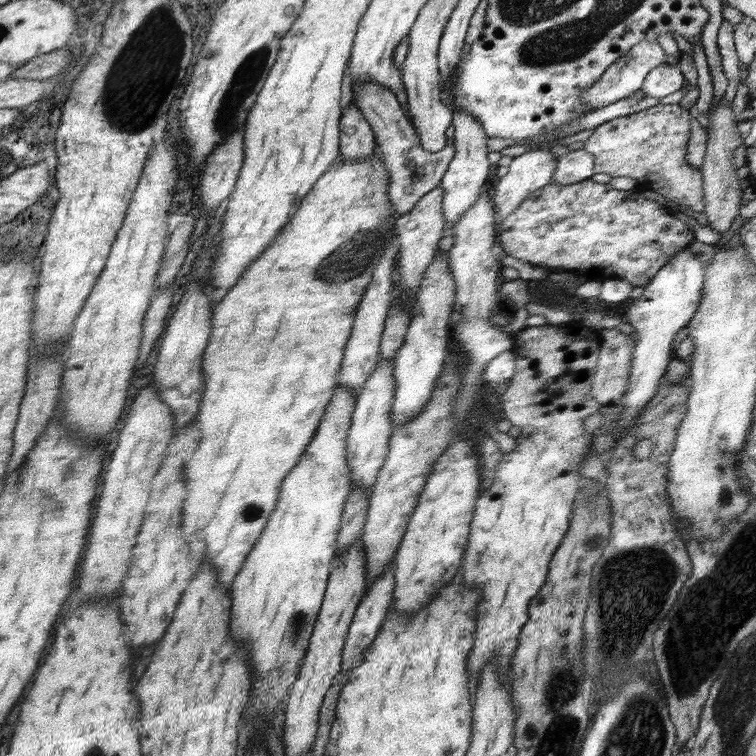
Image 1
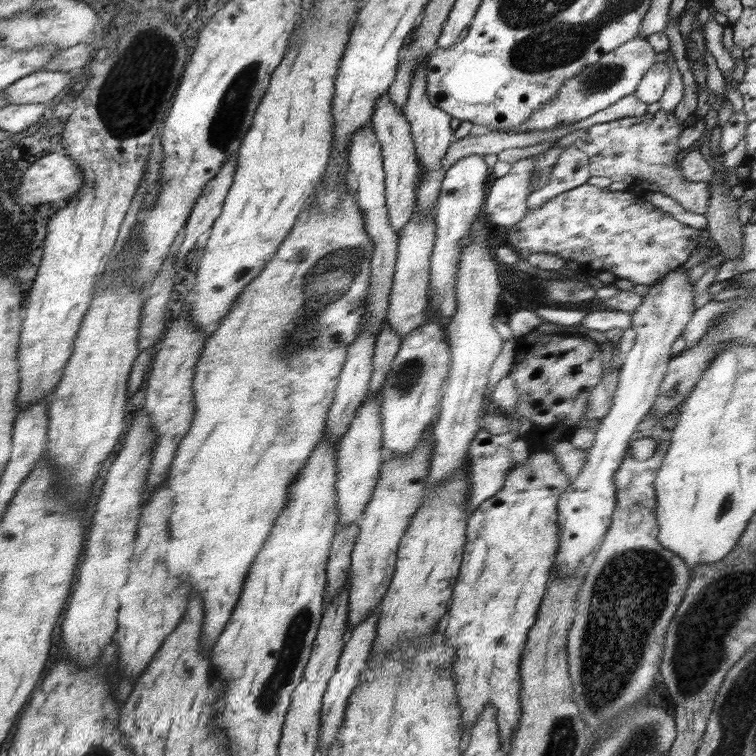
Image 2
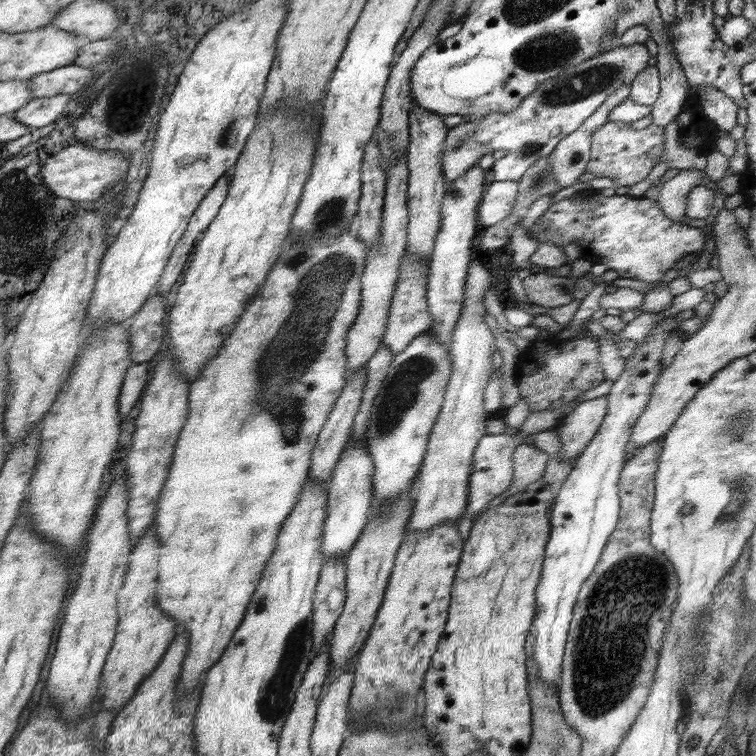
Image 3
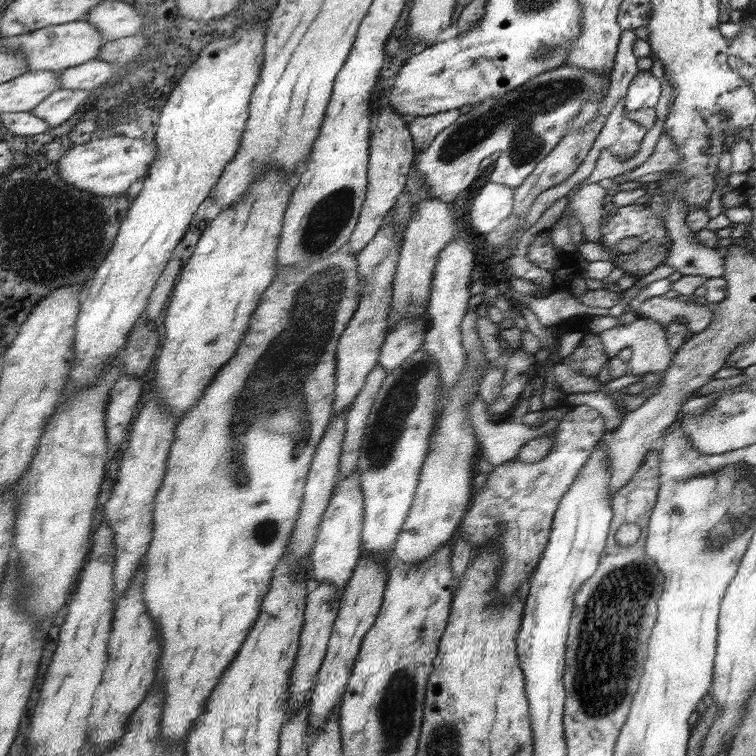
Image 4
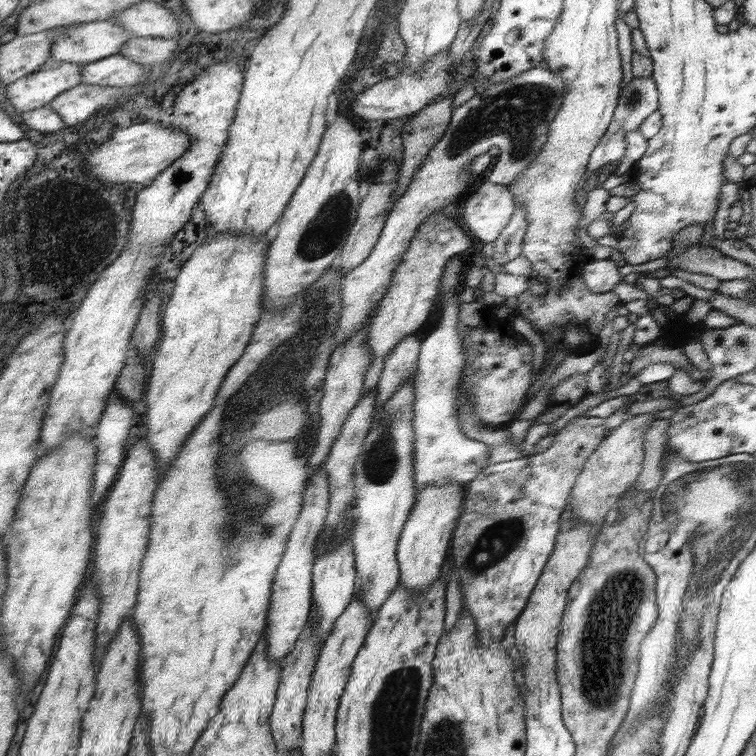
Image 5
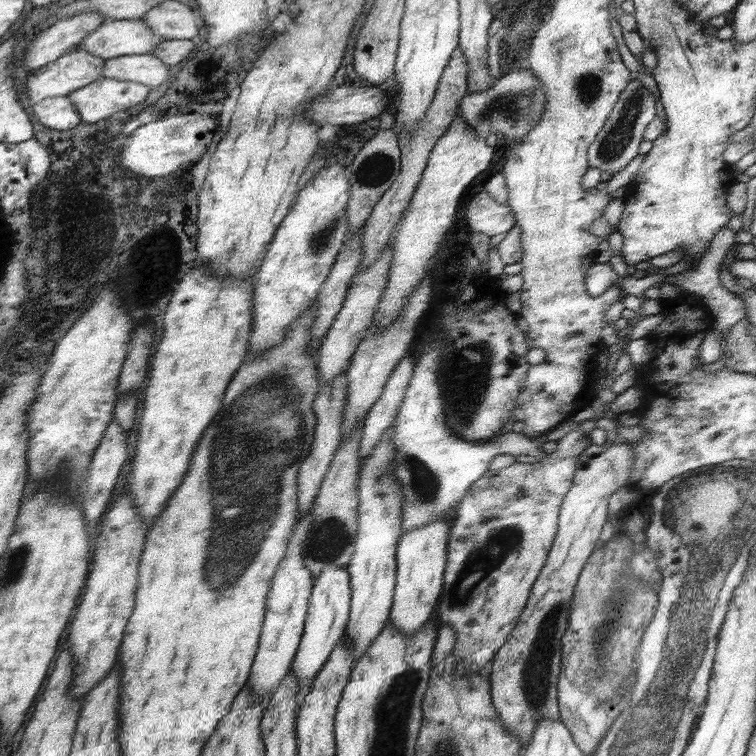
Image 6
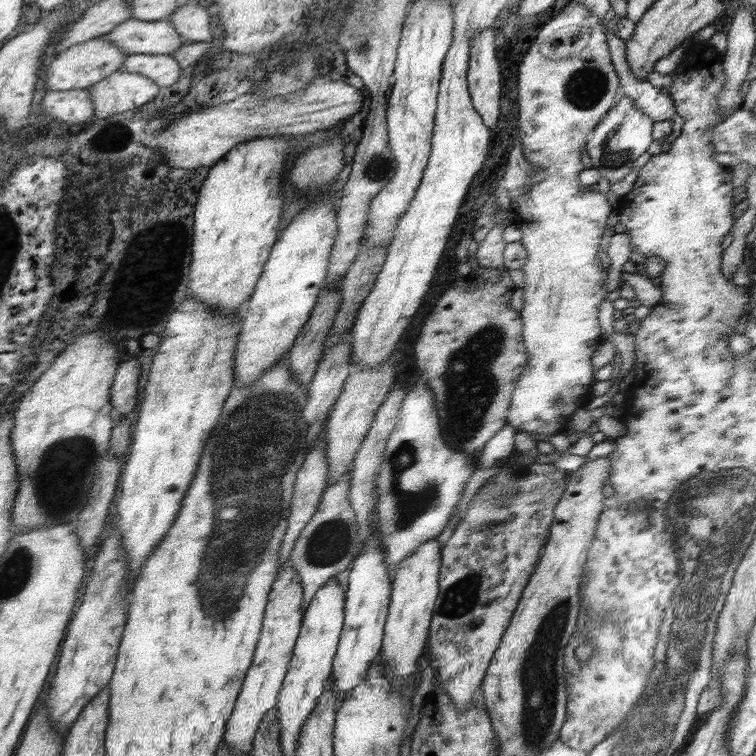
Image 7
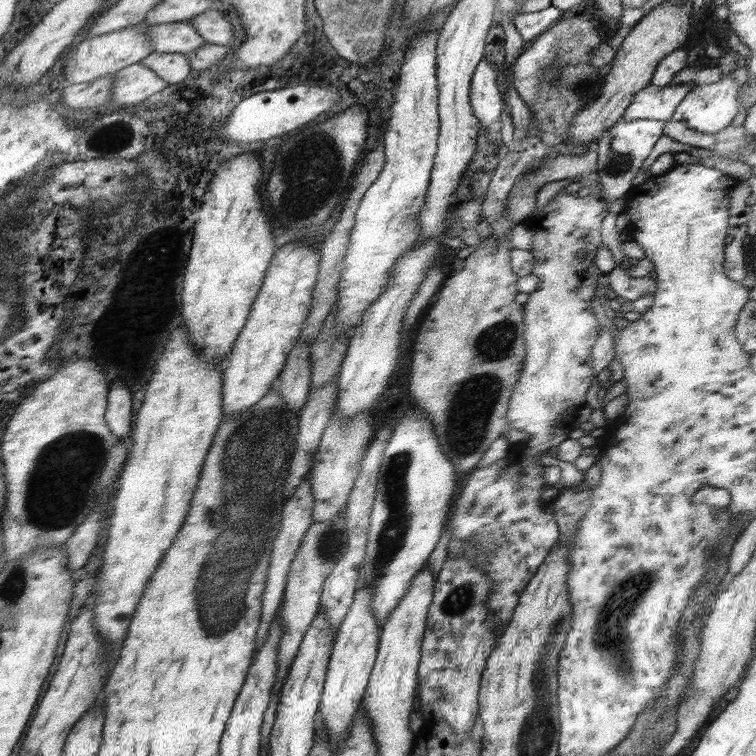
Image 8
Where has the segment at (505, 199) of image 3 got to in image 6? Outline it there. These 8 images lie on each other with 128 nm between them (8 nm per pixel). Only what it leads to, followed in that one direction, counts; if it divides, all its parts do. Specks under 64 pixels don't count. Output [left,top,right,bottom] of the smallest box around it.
[466,188,517,237]

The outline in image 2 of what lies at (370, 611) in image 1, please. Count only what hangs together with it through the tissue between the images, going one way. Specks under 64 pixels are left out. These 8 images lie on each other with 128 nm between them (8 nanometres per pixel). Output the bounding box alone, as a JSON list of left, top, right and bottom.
[320,607,381,751]

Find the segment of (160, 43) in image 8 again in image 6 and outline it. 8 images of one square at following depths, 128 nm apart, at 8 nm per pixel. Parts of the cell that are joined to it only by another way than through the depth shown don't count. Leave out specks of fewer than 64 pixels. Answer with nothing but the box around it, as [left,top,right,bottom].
[74,19,164,60]

